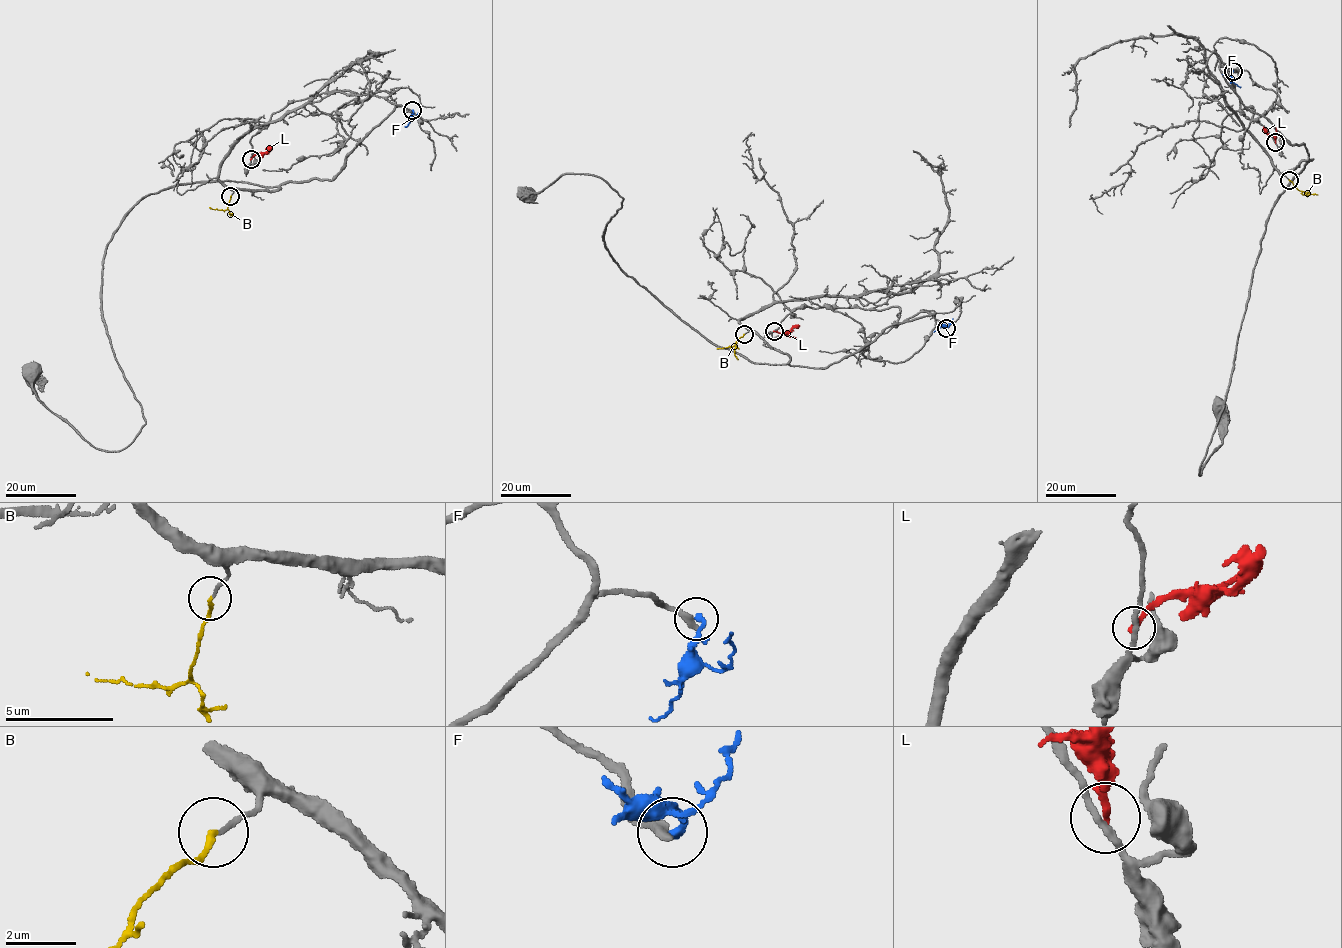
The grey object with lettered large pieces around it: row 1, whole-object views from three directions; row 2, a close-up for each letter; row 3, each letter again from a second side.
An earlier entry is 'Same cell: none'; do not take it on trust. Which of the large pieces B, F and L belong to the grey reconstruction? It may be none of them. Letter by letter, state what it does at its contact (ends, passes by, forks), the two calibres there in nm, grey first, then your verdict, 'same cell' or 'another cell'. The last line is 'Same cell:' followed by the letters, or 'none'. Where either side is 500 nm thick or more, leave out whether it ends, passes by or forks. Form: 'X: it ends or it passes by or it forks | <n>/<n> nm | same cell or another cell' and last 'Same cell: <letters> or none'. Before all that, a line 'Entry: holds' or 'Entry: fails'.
Entry: fails
B: it ends | 120/140 nm | same cell
F: it ends | 320/200 nm | another cell
L: it ends | 200/220 nm | another cell
Same cell: B

